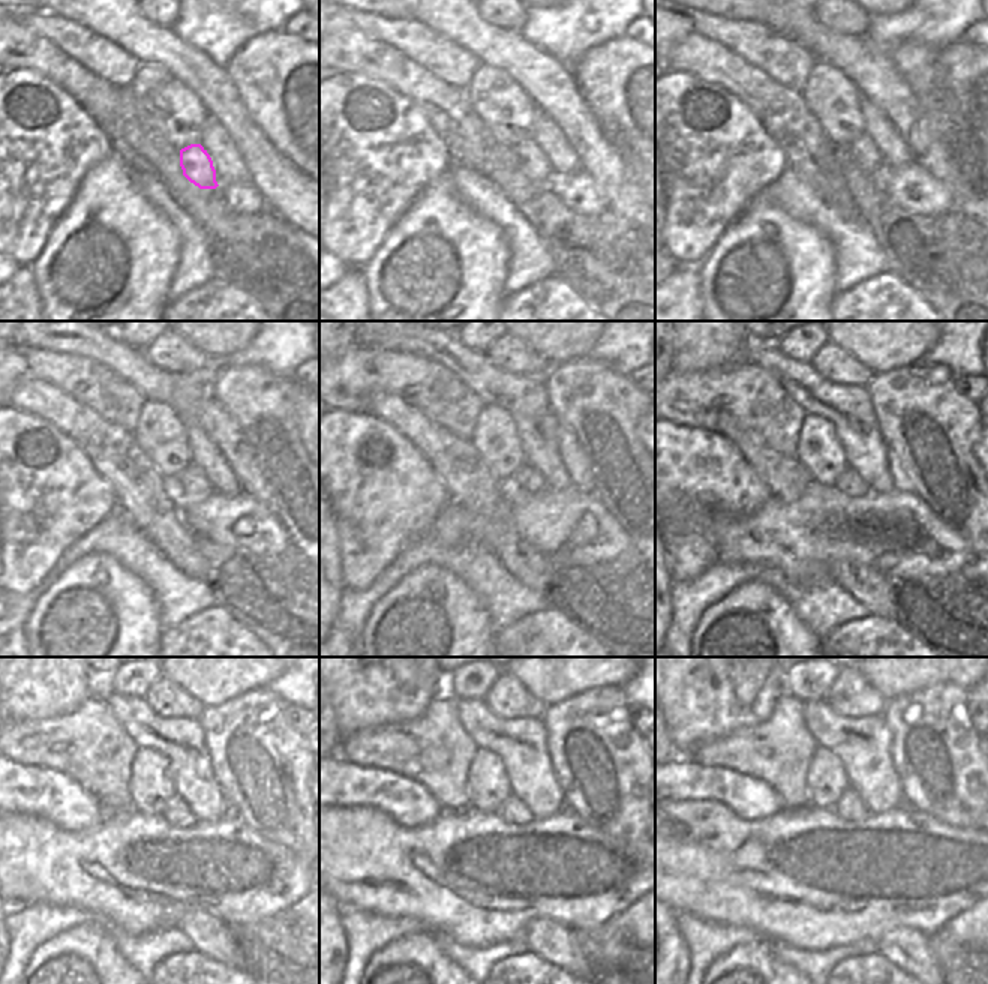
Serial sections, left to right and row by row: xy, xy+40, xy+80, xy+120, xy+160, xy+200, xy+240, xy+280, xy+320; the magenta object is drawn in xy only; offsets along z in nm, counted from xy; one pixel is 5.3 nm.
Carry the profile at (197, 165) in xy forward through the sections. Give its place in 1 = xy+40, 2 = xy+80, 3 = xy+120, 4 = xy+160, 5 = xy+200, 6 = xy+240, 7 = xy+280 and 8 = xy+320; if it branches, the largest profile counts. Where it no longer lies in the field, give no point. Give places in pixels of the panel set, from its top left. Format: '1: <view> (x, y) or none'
1: xy+40 (532, 162)
2: xy+80 (865, 155)
3: xy+120 (197, 488)
4: xy+160 (529, 479)
5: xy+200 (849, 482)
6: xy+240 (177, 813)
7: xy+280 (513, 812)
8: xy+320 (850, 807)

